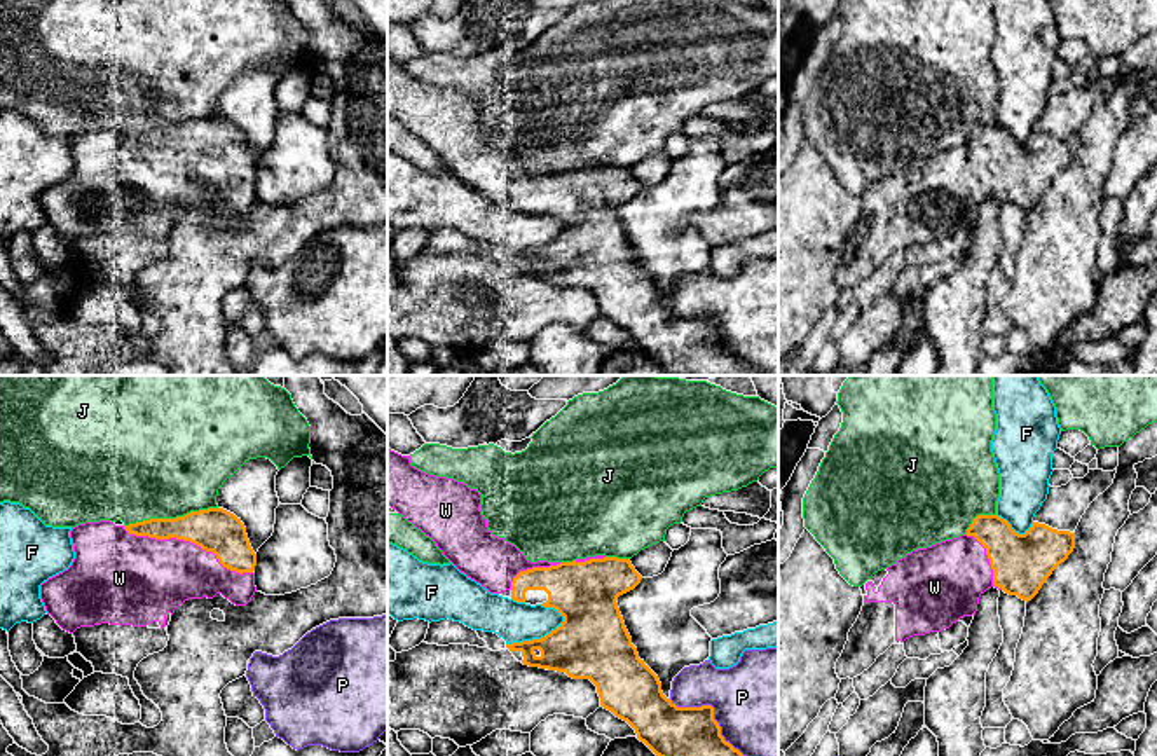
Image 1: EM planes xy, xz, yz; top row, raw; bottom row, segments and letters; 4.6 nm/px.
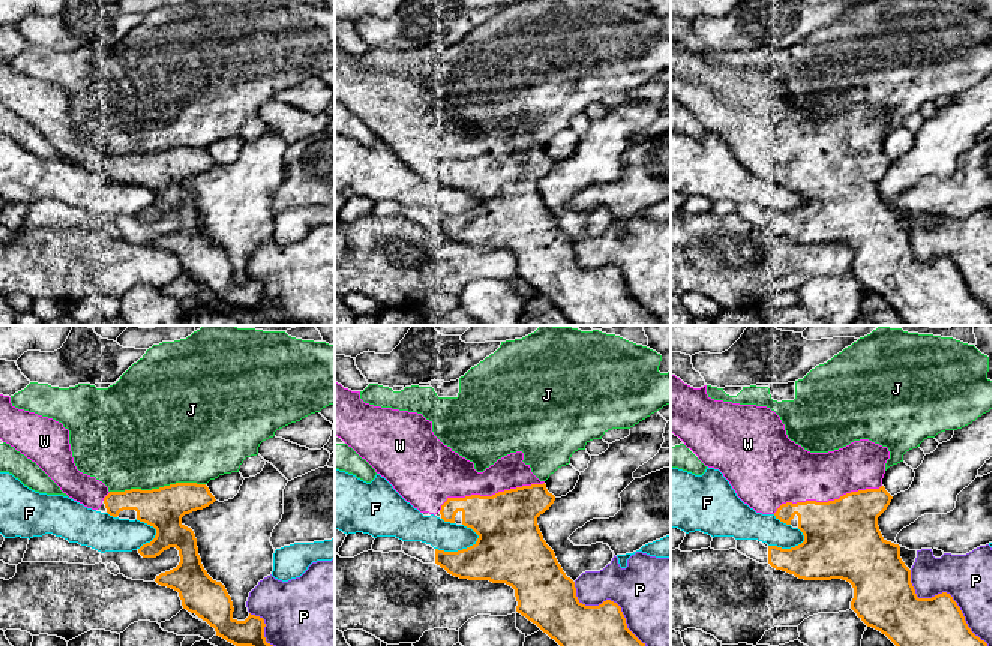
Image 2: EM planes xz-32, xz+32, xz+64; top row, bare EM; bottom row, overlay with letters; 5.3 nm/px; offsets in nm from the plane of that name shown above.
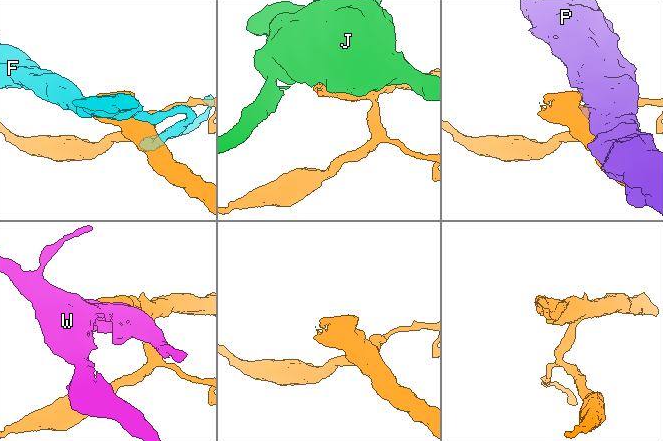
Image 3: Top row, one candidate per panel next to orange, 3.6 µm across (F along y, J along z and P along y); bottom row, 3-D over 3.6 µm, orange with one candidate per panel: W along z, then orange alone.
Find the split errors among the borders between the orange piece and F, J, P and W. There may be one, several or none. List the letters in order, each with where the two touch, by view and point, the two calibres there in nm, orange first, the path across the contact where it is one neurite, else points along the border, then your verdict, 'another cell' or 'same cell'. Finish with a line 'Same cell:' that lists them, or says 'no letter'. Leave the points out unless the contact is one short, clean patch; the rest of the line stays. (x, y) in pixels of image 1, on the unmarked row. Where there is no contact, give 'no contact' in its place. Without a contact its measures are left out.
F: meets orange in xz at (536, 248); 320 nm thick on the orange side, 190 nm on the other; another cell
J: meets orange in xy at (170, 128); 200 nm thick on the orange side, 500 nm on the other; another cell
P: meets orange in xz at (716, 330); 300 nm thick on the orange side, 480 nm on the other; another cell
W: meets orange in xy at (189, 149); 200 nm thick on the orange side, 360 nm on the other; same cell
Same cell: W

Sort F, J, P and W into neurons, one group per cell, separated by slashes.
F / J / P / W

